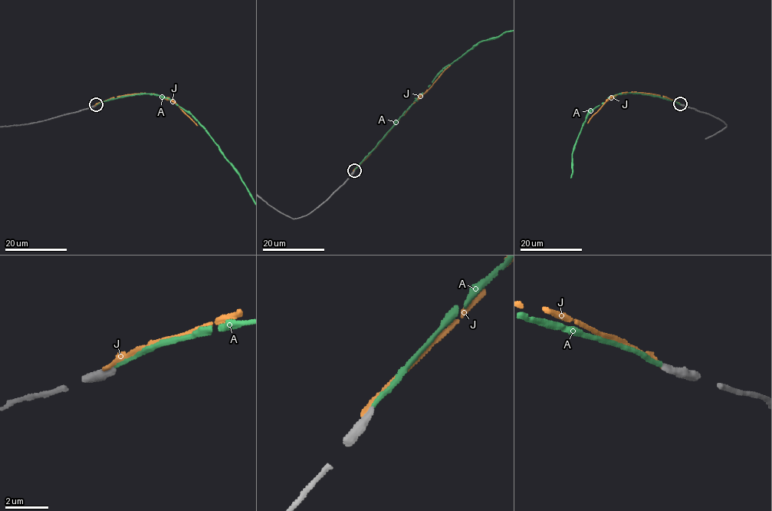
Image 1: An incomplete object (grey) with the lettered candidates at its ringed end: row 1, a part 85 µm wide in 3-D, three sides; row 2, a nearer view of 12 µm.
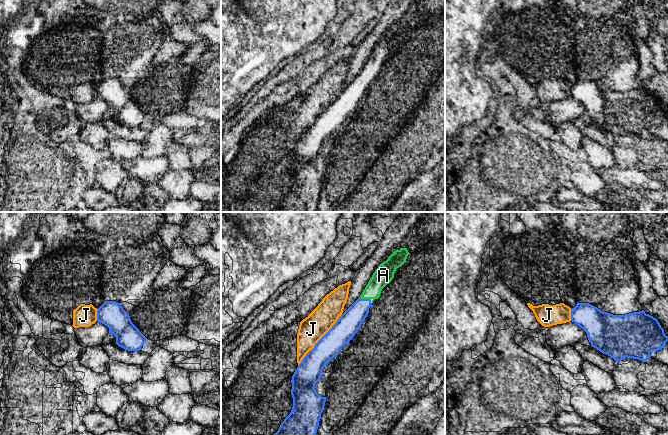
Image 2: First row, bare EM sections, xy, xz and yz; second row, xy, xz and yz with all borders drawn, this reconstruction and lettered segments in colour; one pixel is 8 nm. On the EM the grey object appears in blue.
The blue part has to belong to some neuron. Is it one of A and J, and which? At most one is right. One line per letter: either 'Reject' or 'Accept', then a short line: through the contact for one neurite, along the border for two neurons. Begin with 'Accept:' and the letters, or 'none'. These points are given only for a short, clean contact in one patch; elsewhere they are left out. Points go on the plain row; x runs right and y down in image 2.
Accept: A
A: Accept. Line: xz (348, 100), (365, 75), (383, 51)
J: Reject

